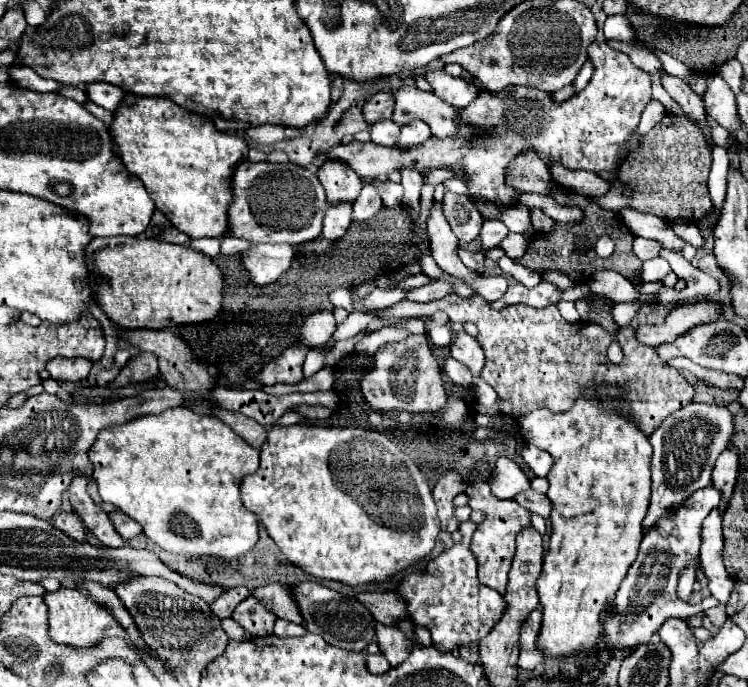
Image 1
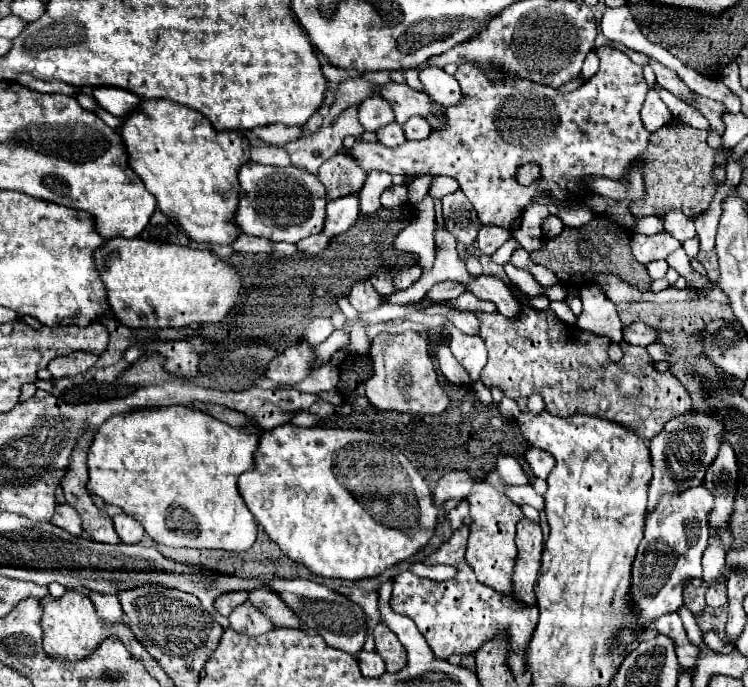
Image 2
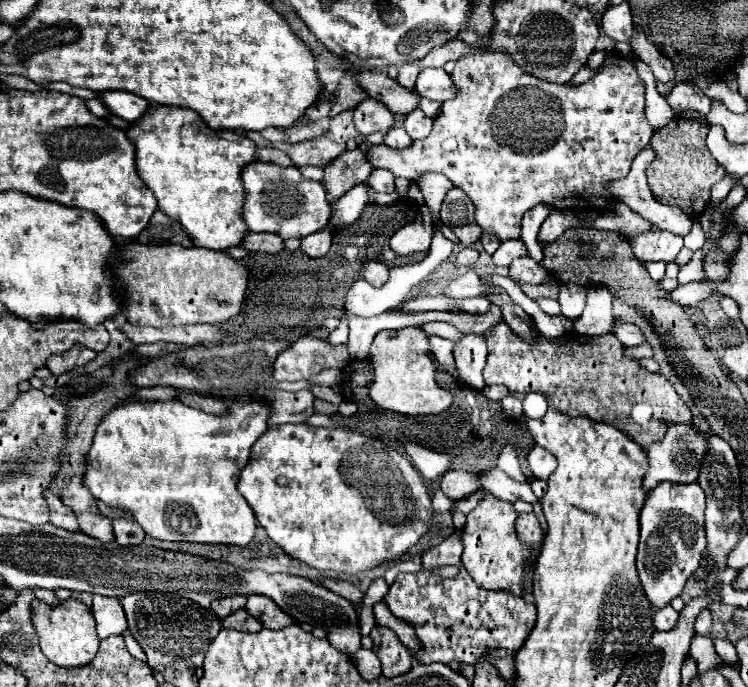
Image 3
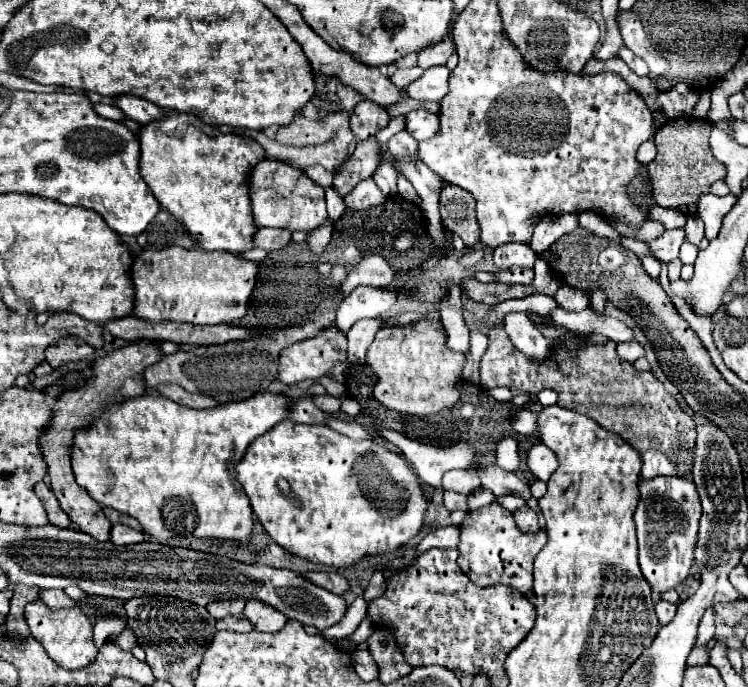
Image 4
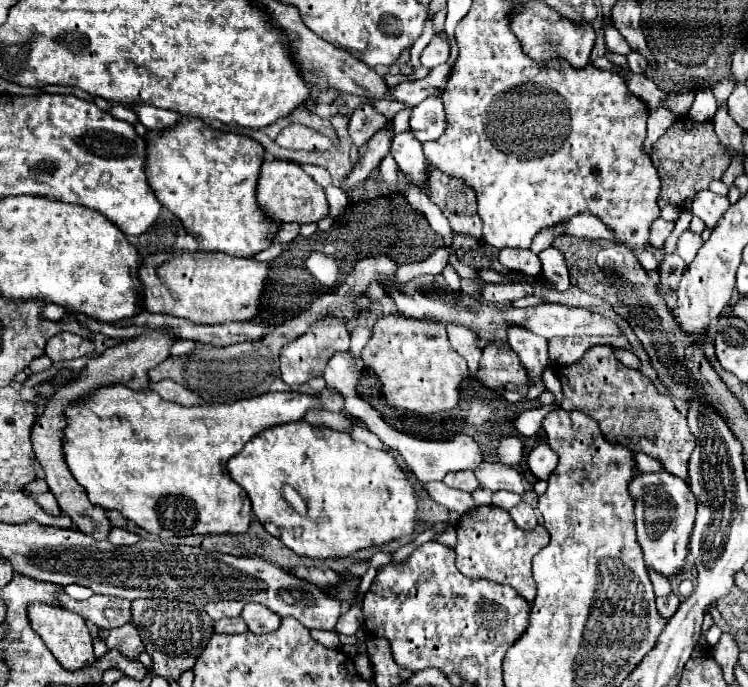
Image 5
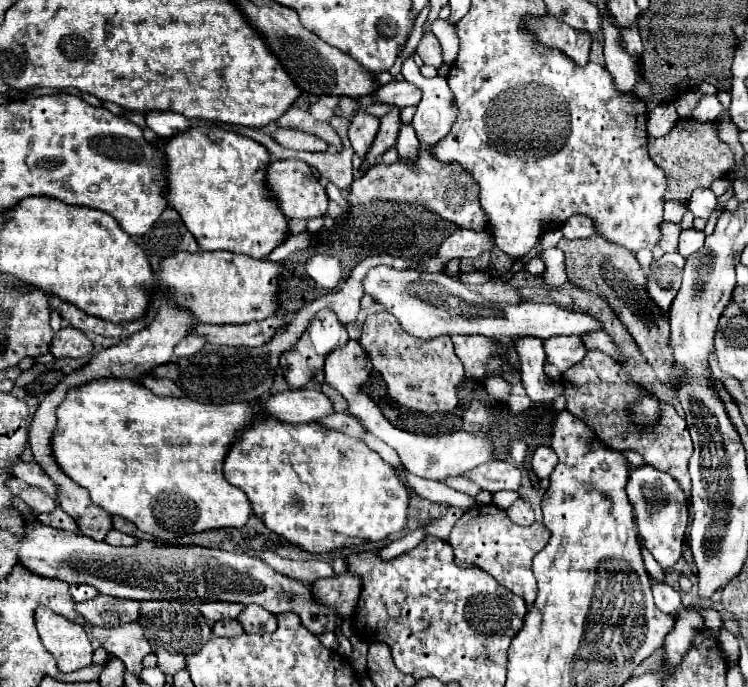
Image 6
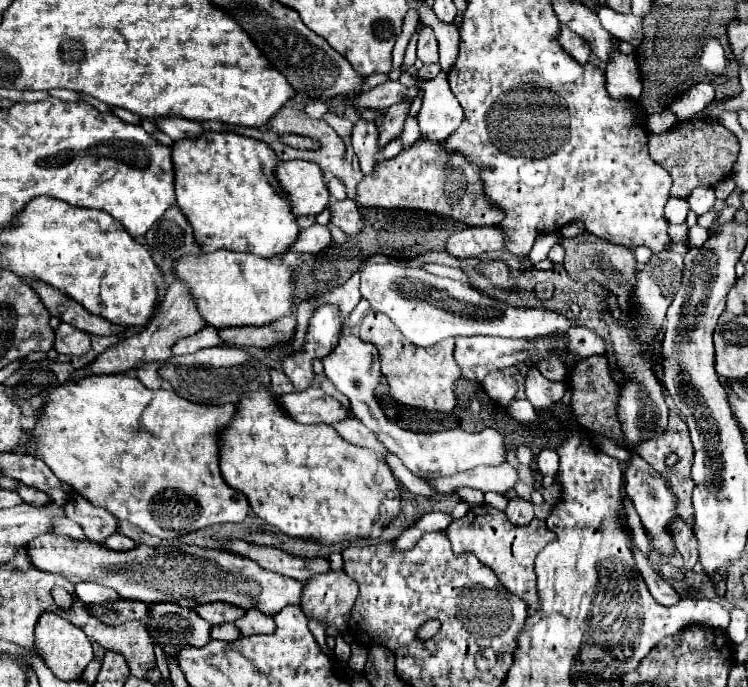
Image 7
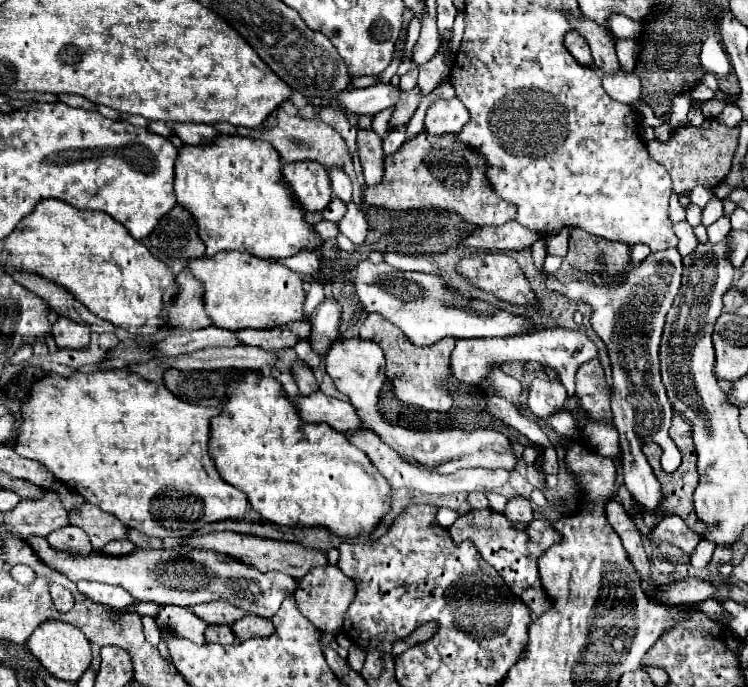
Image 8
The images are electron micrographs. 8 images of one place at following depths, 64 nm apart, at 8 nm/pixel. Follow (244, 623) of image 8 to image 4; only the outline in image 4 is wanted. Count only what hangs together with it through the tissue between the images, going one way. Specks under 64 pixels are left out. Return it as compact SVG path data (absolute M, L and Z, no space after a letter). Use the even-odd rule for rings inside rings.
M248 600L244 616L250 618L254 628L260 632L278 632L288 622L288 618L282 612L276 612L276 608L264 604L262 600Z

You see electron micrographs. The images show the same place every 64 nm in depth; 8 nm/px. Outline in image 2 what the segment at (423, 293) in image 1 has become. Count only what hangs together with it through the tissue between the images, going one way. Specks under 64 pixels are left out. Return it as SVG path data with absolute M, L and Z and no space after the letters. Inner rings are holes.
M440 282L434 284L424 298L428 300L454 300L466 292L466 286L460 282Z

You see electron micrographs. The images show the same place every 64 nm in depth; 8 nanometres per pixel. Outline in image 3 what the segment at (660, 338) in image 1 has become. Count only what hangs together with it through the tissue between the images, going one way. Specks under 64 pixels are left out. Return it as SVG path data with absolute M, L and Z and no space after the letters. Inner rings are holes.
M616 324L616 336L618 340L624 344L624 346L638 346L638 344L644 344L646 342L646 336L644 332L636 326L636 324Z

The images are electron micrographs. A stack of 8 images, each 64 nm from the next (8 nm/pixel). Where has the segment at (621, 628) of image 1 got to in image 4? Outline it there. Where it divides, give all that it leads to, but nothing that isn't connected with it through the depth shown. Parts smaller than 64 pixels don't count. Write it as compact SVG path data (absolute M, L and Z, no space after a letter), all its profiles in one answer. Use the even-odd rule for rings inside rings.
M664 478L640 482L640 504L634 520L638 528L638 562L644 580L652 588L652 598L658 600L664 592L678 588L690 574L694 564L694 548L698 536L698 522L702 516L700 496L692 480Z

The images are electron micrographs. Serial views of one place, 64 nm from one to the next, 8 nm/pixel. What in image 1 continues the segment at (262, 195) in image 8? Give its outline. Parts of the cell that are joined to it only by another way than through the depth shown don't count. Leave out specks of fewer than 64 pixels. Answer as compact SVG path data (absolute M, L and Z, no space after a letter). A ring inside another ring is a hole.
M126 92L108 130L116 156L128 172L142 180L156 208L164 212L180 232L192 240L226 236L228 204L232 202L232 170L246 160L248 154L244 138L218 132L208 118L190 114L172 100L132 96L132 92Z

